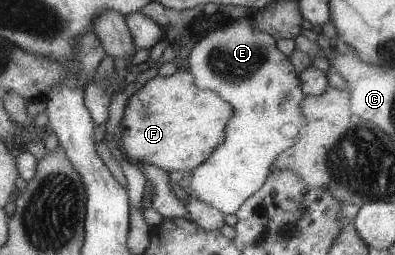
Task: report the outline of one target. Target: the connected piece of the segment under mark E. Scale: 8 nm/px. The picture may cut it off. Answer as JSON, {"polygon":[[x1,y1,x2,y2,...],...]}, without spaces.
{"polygon":[[240,17,224,20,219,27,199,36,188,56,186,64,193,73,197,87,217,92,233,108,233,118,226,127,224,142,218,144,200,167,191,171,190,185,186,188,187,195,196,196,198,200,216,207,224,214,235,214,246,199,269,179,278,156,298,142,300,132,308,122,303,111,306,96,300,74,292,66,291,60,276,47,276,41,270,34,256,32,253,21]]}

